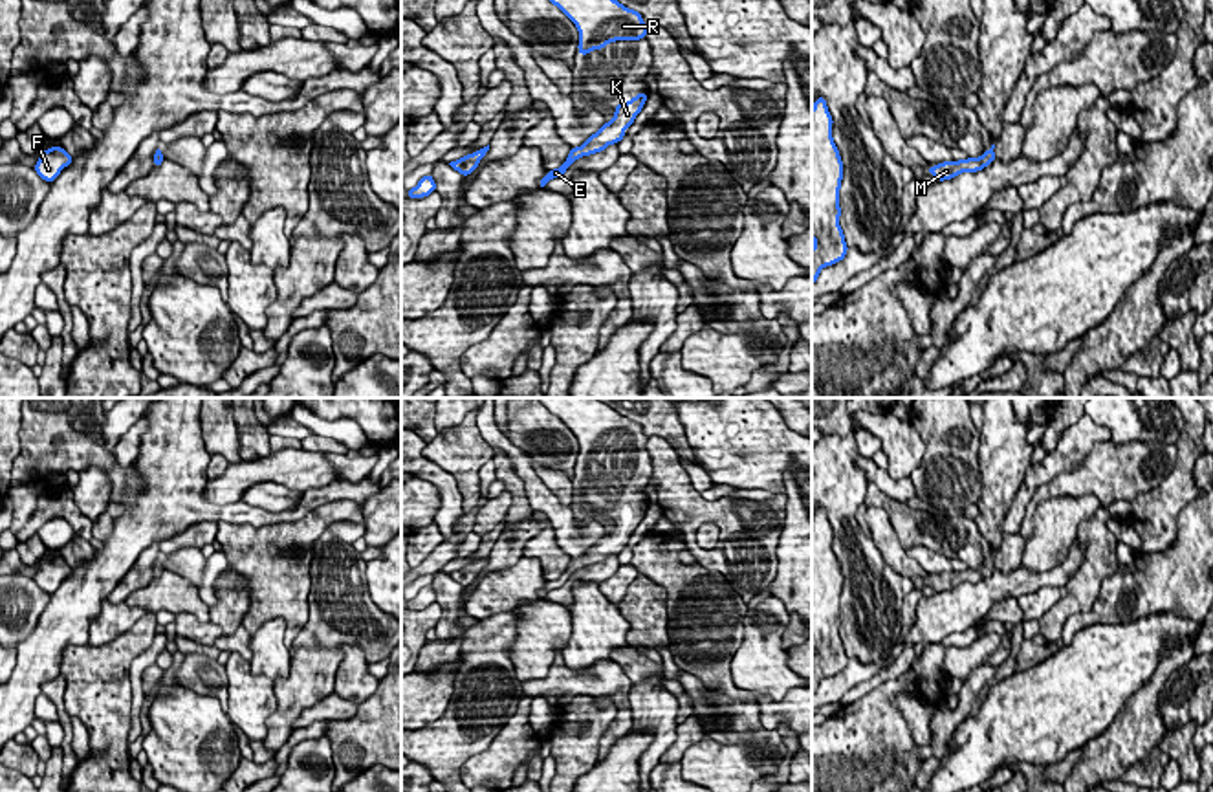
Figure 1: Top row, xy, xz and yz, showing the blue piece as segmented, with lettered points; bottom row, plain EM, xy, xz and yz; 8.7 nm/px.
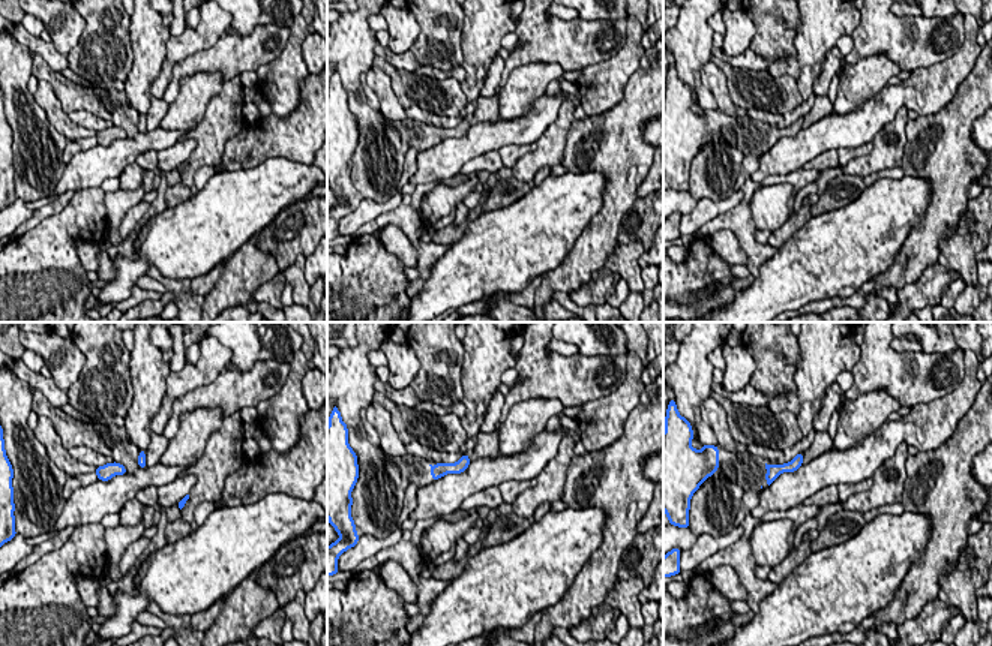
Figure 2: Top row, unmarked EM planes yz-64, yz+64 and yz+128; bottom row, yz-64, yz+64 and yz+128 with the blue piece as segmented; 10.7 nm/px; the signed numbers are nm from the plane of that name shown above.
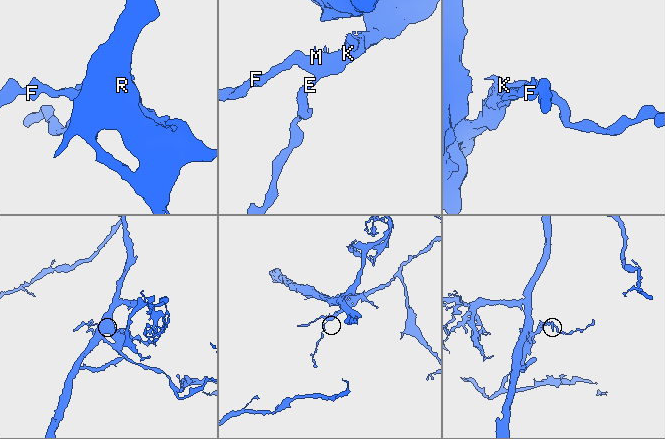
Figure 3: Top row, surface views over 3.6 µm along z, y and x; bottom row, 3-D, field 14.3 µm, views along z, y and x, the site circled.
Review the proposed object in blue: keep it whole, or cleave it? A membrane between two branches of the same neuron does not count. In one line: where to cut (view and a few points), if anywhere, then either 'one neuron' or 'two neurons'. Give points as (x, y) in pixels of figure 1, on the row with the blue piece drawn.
cut none; one neuron

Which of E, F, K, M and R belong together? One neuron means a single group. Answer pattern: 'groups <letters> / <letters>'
groups E F K M R

